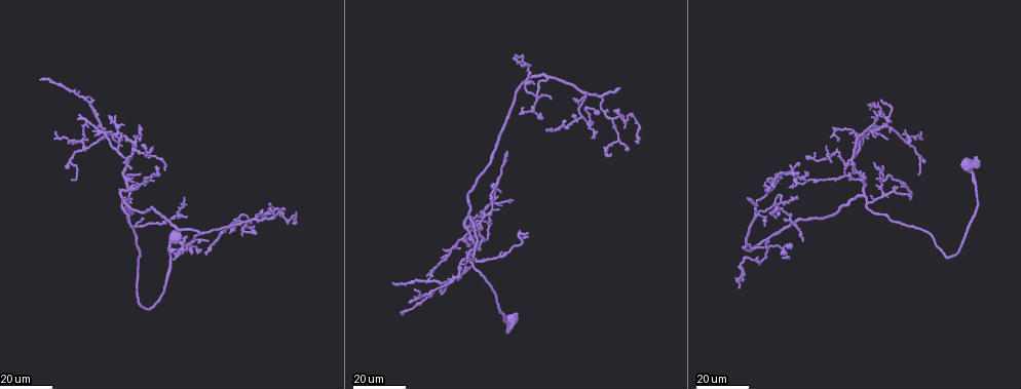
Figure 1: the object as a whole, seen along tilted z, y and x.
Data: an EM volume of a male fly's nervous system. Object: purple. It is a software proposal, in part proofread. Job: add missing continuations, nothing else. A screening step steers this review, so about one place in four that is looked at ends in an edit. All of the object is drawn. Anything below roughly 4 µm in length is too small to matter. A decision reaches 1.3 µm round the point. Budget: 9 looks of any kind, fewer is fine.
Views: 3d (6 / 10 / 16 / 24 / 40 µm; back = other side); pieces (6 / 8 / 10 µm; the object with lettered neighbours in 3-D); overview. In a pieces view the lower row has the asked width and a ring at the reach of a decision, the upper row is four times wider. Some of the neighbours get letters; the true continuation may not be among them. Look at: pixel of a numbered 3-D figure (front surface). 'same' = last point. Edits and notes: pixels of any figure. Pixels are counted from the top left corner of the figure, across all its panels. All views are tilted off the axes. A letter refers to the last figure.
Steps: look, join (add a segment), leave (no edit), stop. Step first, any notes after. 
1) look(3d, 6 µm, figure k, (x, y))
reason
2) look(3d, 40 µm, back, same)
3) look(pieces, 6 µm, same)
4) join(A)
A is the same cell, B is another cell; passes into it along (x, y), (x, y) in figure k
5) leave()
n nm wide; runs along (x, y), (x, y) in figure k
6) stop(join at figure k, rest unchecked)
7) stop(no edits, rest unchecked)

look(3d, 24 µm, figure 1, (274, 216))
an open end

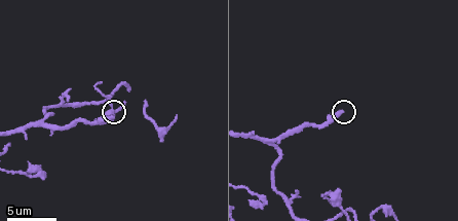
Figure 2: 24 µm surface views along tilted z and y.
look(pieces, 10 µm, figure 2, (113, 117))

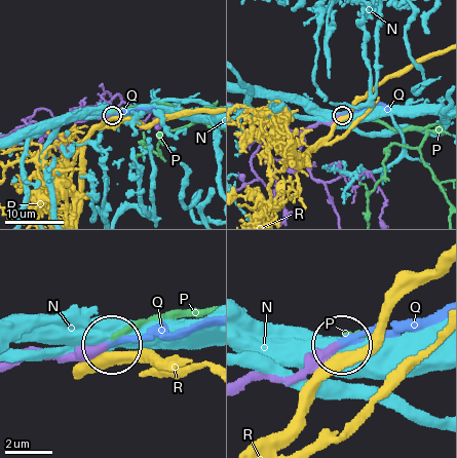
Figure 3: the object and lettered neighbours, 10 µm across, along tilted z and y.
join(Q)
Q is the same cell, N, P and R are other cells; passes into it along (48, 350), (64, 353), (103, 343), (166, 338), (206, 325) in figure 3; the neuron continues

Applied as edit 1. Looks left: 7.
look(overview)

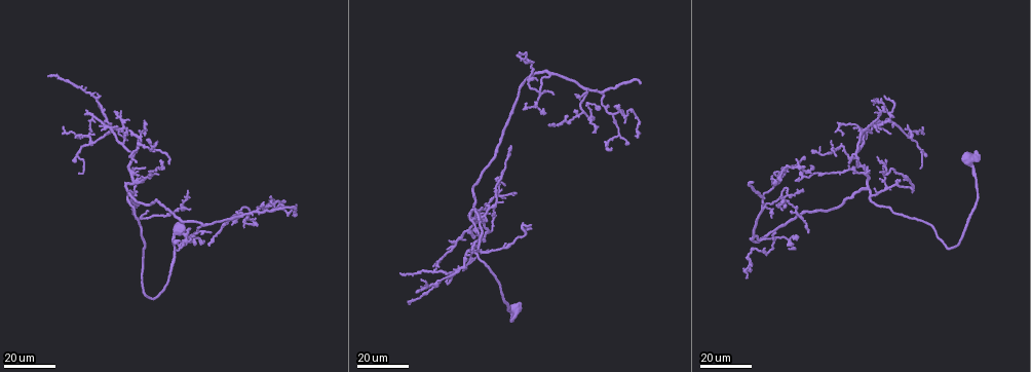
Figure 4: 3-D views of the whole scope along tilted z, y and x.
look(3d, 24 µm, figure 4, (270, 197))
free end

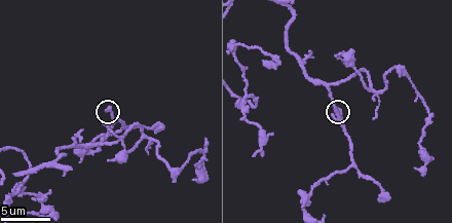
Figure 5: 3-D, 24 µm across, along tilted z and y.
look(pieces, 10 µm, figure 5, (106, 109))

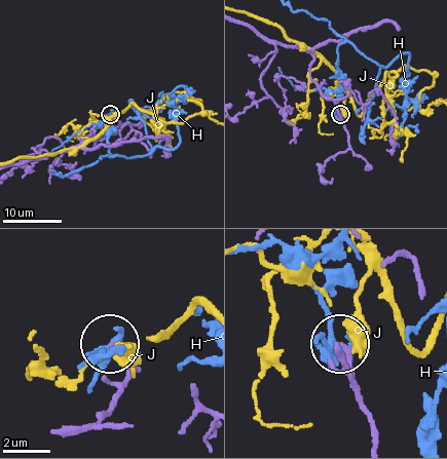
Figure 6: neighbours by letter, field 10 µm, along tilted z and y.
leave()
H and J are other cells; runs along (337, 351), (351, 384), (344, 343) in figure 6; none of them fits

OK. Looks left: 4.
look(3d, 16 µm, figure 4, (640, 81))
long arm stops here

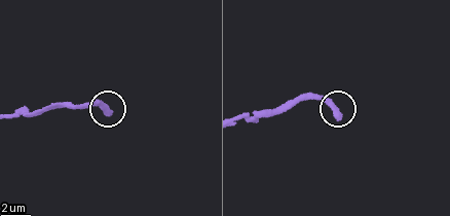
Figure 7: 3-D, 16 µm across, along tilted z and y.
look(pieces, 6 µm, figure 7, (110, 113))
see the neighbours

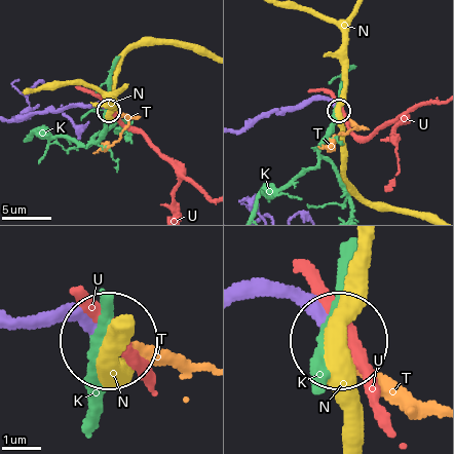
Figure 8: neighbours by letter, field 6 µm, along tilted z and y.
join(T)
T is the same cell, K, N and U are other cells; passes into it along (249, 301), (295, 301), (405, 407) in figure 8; it goes on there

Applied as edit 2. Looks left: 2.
stop(join at figure 3, join at figure 8, rest unchecked)

